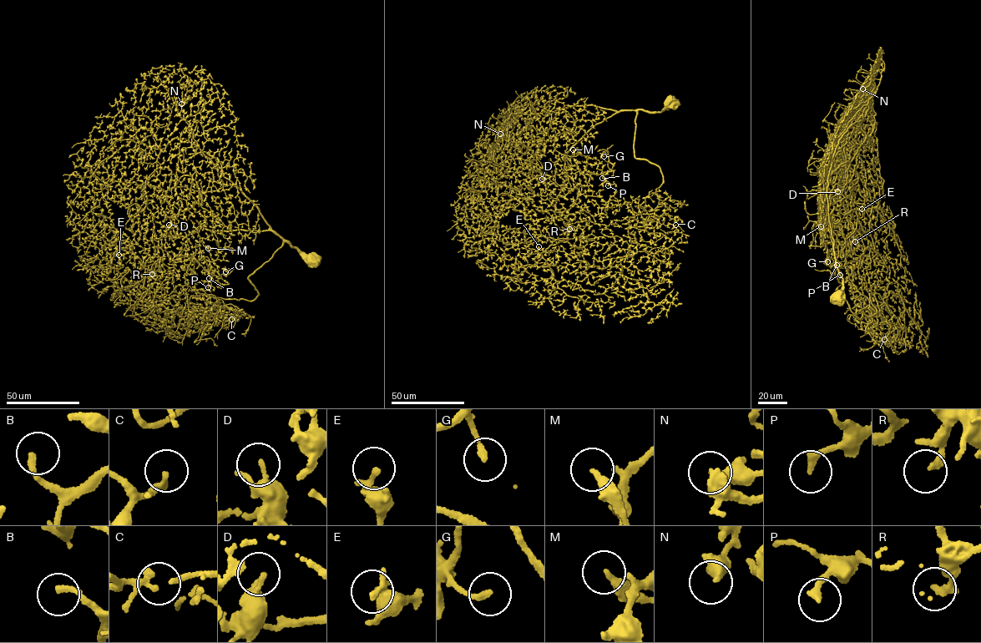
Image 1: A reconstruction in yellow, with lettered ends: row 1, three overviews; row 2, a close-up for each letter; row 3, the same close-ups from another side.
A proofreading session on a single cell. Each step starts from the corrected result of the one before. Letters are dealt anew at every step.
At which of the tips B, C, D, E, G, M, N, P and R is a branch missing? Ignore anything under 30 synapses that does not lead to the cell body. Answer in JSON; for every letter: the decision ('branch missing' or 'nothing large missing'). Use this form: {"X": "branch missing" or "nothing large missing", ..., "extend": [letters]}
{"B": "branch missing", "C": "nothing large missing", "D": "nothing large missing", "E": "nothing large missing", "G": "nothing large missing", "M": "nothing large missing", "N": "nothing large missing", "P": "branch missing", "R": "nothing large missing", "extend": ["B", "P"]}

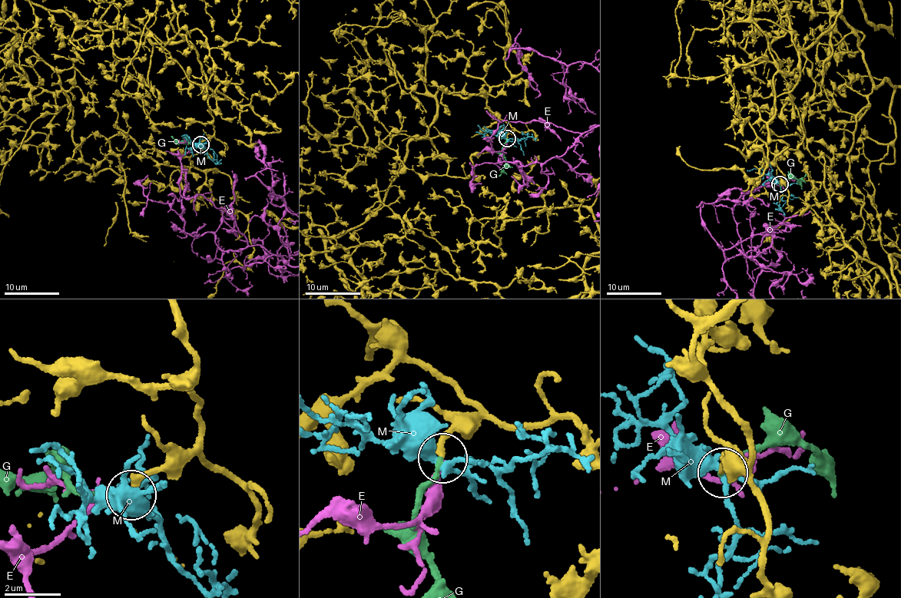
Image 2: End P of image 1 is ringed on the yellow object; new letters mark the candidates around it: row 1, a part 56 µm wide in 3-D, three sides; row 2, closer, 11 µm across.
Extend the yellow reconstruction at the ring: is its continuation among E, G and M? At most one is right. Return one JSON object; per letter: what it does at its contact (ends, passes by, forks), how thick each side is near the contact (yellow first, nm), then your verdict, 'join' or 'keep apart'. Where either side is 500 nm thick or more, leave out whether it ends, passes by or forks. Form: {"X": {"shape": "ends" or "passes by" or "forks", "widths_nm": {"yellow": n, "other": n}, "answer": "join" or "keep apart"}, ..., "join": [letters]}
{"E": {"shape": "ends", "widths_nm": {"yellow": 240, "other": 200}, "answer": "keep apart"}, "G": {"shape": "ends", "widths_nm": {"yellow": 240, "other": 160}, "answer": "join"}, "M": {"shape": "forks", "widths_nm": {"yellow": 240, "other": 320}, "answer": "keep apart"}, "join": ["G"]}

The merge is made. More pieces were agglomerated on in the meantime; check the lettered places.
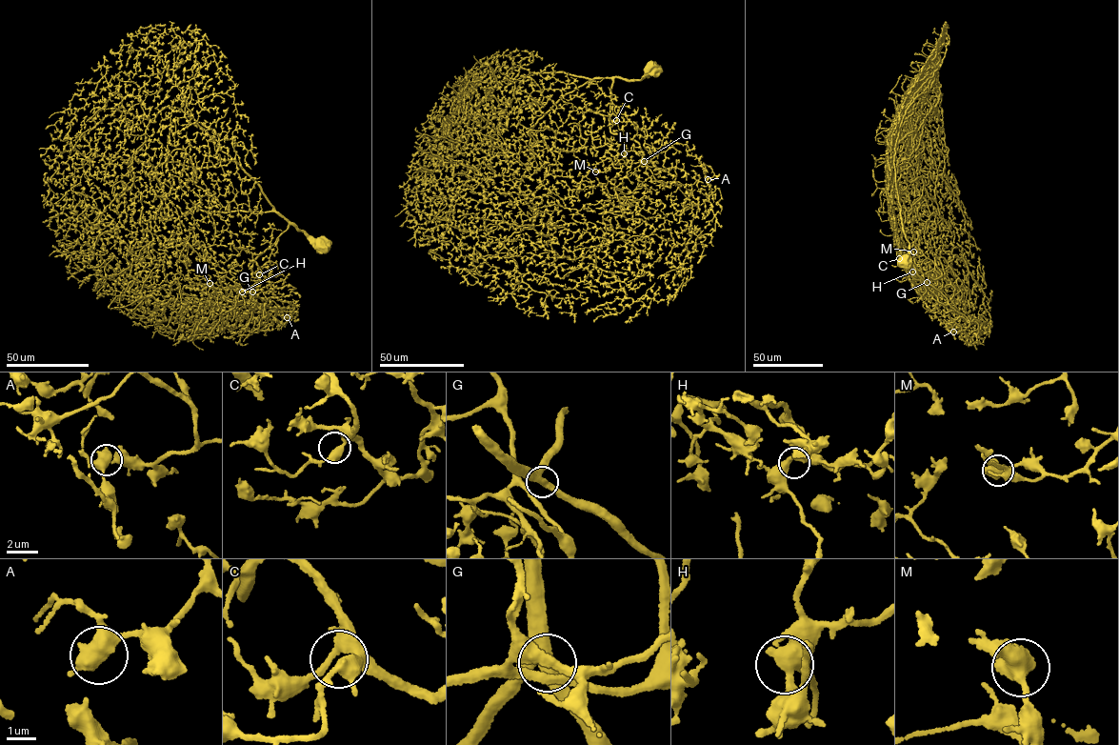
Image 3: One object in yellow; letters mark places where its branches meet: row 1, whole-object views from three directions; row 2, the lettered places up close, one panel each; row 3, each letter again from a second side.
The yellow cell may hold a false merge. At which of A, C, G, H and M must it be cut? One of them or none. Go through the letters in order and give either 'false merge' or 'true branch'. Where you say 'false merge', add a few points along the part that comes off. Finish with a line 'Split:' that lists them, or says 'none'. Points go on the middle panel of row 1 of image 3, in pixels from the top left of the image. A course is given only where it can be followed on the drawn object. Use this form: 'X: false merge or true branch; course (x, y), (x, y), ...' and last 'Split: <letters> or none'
A: true branch
C: true branch
G: true branch
H: true branch
M: true branch
Split: none

